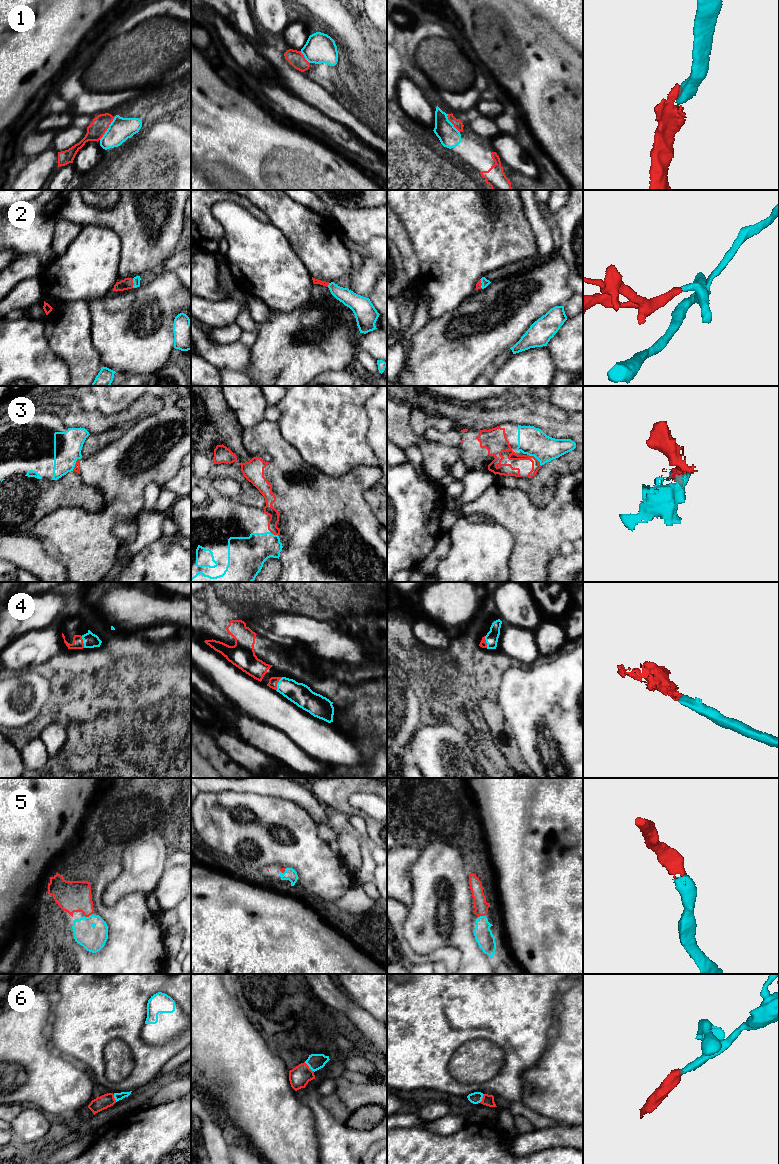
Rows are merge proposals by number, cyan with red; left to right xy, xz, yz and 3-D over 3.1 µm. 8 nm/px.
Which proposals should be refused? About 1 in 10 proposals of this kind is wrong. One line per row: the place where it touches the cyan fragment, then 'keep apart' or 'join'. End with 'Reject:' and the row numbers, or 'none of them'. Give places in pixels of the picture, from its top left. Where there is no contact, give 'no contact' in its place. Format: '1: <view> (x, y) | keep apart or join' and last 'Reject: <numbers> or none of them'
1: xy (108, 128) | join
2: xy (133, 282) | join
3: xy (75, 463) | join
4: xz (277, 684) | join
5: xy (87, 917) | join
6: xz (309, 1067) | join
Reject: none of them

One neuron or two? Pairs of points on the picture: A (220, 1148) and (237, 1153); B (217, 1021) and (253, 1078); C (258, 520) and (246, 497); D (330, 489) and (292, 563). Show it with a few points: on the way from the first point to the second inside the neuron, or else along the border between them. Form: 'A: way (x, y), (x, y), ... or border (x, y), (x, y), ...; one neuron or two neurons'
A: border (229, 1147), (230, 1153); two neurons
B: way (217, 1035), (217, 1042), (239, 1064); one neuron
C: border (234, 500), (246, 504); two neurons
D: way (330, 507), (325, 526), (309, 545); one neuron

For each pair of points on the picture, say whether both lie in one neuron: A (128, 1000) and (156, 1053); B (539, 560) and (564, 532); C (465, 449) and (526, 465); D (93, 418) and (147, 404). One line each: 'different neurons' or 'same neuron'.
A: same neuron
B: same neuron
C: same neuron
D: same neuron

